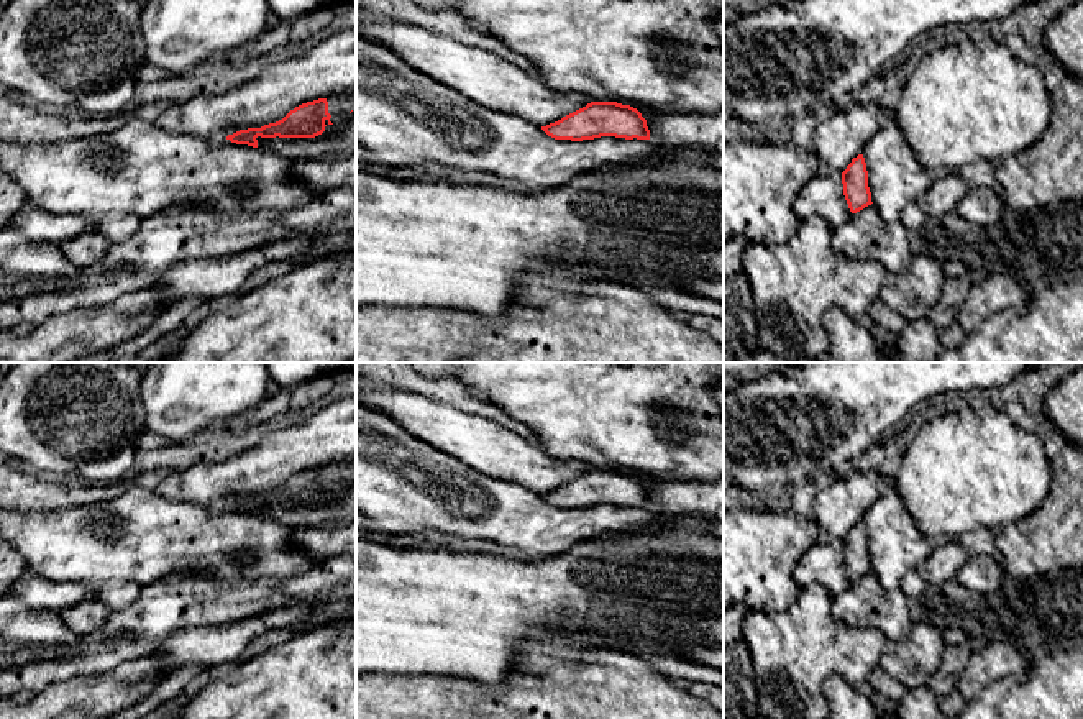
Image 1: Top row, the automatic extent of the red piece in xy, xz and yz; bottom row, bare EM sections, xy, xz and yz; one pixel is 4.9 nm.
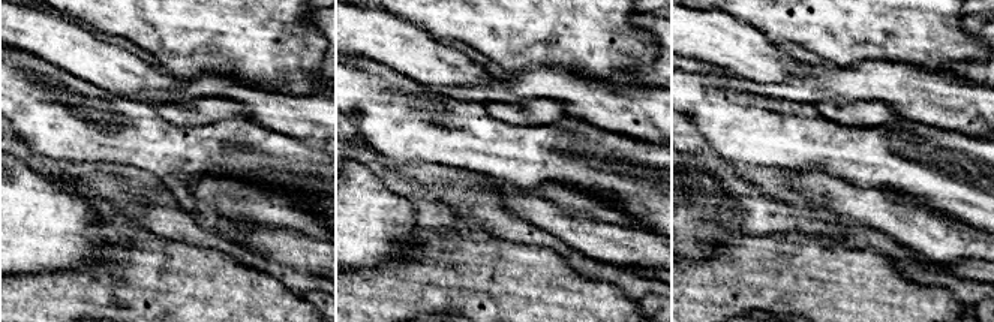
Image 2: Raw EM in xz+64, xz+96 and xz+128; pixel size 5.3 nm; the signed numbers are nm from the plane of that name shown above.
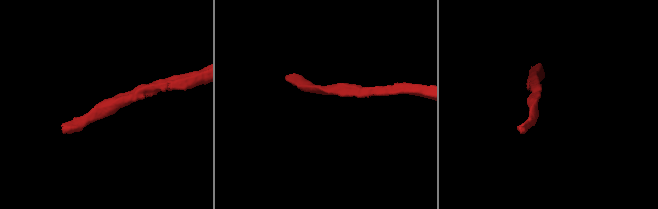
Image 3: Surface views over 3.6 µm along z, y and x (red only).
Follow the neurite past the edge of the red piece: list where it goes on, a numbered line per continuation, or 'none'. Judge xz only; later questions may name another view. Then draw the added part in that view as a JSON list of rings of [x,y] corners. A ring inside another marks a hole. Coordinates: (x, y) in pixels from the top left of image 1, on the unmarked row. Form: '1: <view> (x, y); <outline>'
none

